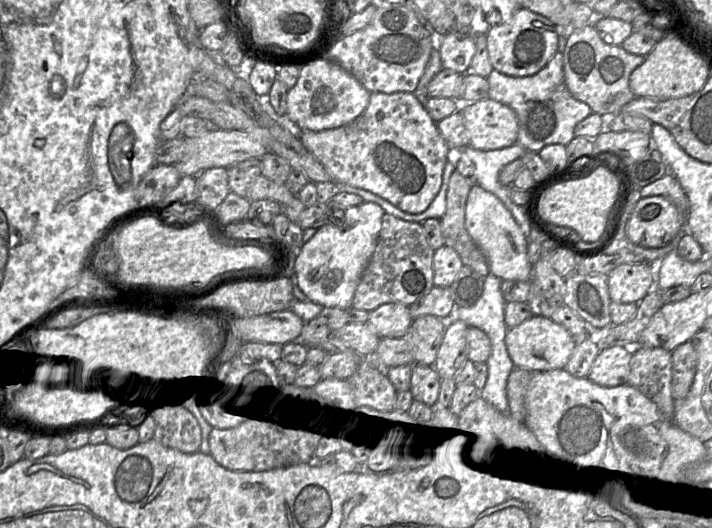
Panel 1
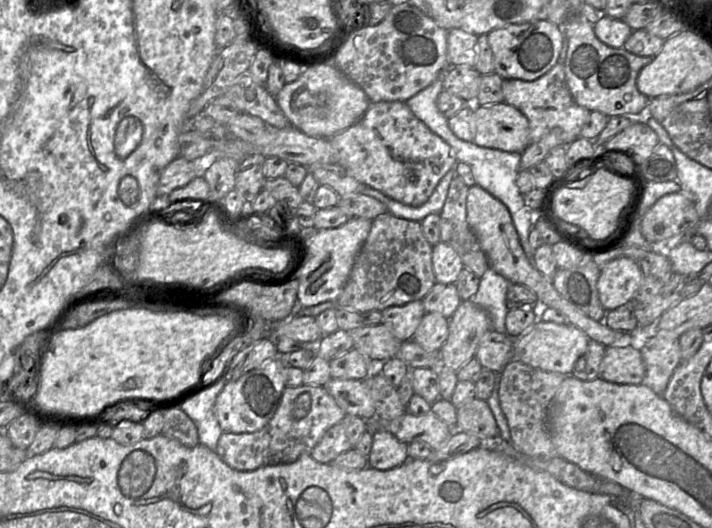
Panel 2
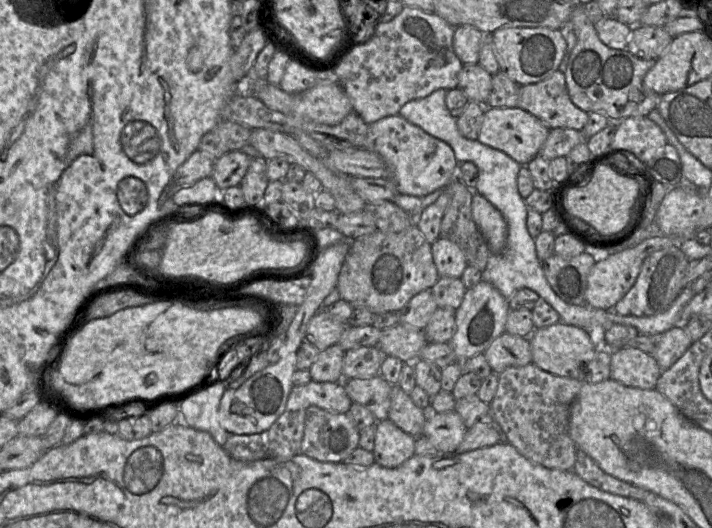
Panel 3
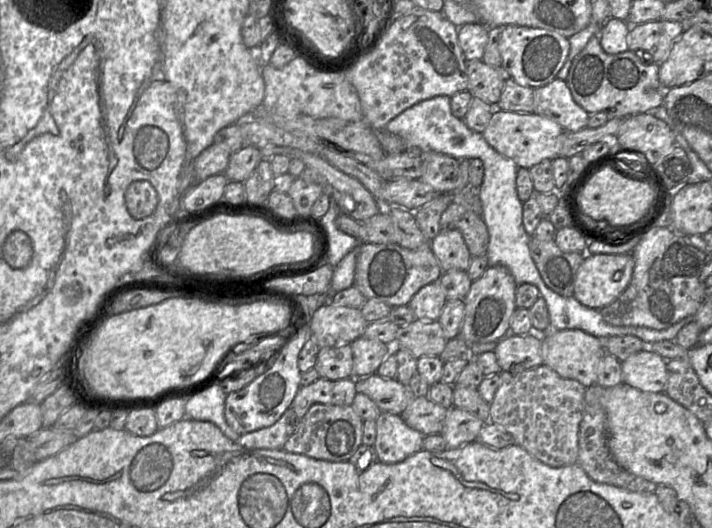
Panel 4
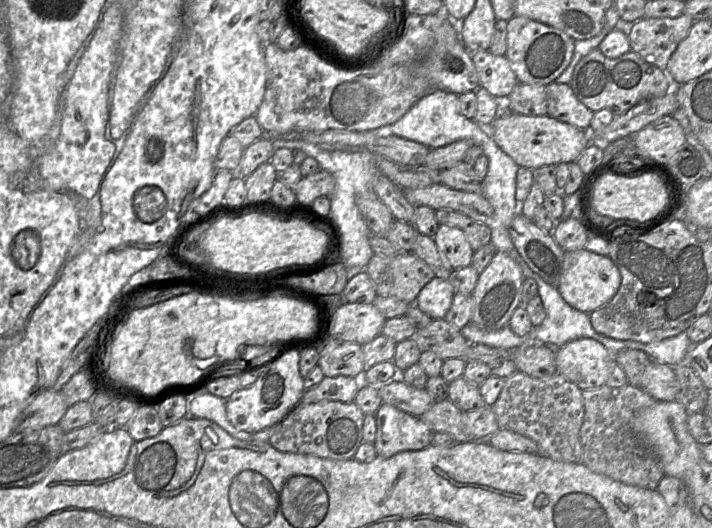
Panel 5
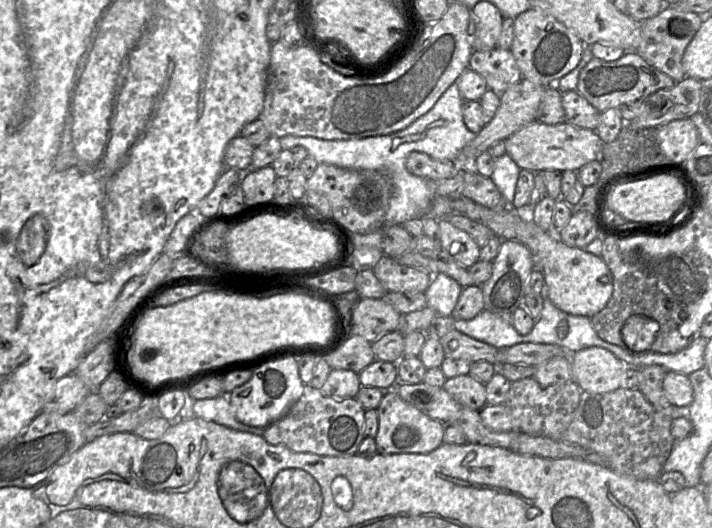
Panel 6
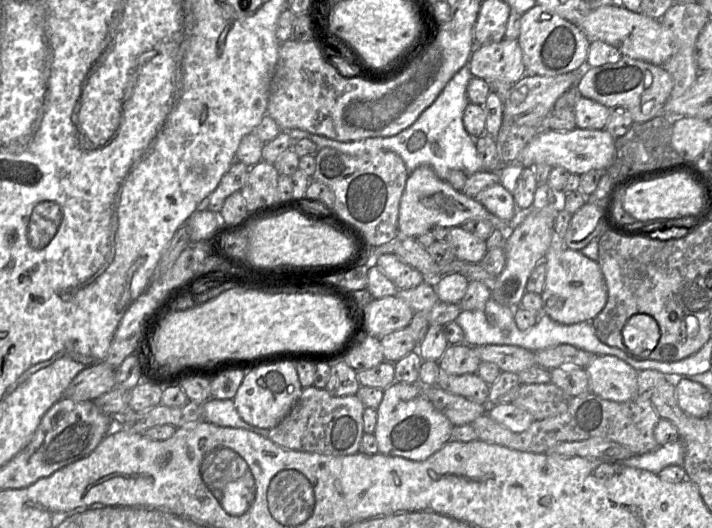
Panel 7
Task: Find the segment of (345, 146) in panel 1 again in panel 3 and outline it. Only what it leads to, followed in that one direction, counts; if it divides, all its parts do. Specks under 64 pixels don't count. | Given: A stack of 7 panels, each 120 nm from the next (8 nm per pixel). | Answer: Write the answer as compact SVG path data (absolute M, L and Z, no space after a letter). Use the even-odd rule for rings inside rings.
M398 114L369 124L366 149L374 151L384 160L389 178L400 194L423 197L444 189L457 176L459 163L452 148Z

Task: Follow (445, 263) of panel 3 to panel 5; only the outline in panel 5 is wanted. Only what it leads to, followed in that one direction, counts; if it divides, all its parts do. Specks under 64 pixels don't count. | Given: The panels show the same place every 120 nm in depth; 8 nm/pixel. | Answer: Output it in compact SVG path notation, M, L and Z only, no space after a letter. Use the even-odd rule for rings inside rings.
M439 225L434 242L452 269L471 265L474 251L458 227Z

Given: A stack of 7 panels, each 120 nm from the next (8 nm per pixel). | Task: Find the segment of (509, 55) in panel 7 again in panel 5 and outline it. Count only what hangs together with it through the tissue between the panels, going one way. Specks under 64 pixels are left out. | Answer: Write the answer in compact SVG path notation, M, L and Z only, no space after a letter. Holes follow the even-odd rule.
M487 50L474 52L471 57L479 77L480 87L498 100L506 100L518 84L506 56L496 56Z

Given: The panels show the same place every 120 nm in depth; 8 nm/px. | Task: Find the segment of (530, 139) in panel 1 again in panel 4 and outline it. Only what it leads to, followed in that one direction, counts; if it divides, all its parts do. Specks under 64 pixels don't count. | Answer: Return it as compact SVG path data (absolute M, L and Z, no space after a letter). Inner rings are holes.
M558 78L533 89L533 113L553 120L566 132L586 128L590 116L574 101L566 82Z

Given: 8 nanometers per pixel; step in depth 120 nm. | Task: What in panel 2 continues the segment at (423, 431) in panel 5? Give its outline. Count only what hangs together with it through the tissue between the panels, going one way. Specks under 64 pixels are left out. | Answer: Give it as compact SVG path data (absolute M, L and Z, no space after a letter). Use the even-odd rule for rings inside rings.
M375 430L368 466L379 471L387 471L404 464L408 460L407 446L388 431Z

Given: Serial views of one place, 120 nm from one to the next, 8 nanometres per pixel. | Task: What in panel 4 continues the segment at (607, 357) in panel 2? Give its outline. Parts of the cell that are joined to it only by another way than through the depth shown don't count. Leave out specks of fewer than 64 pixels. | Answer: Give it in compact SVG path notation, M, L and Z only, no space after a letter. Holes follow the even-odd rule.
M642 350L621 362L622 383L644 392L665 393L666 362L659 354Z

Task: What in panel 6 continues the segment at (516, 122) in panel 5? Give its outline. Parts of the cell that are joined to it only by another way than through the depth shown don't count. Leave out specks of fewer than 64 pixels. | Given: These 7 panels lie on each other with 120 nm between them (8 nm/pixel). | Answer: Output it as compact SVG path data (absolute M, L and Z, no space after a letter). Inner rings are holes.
M539 121L526 124L505 140L506 153L521 169L532 172L545 170L578 171L585 164L599 159L602 141L595 130L568 122L548 125Z

